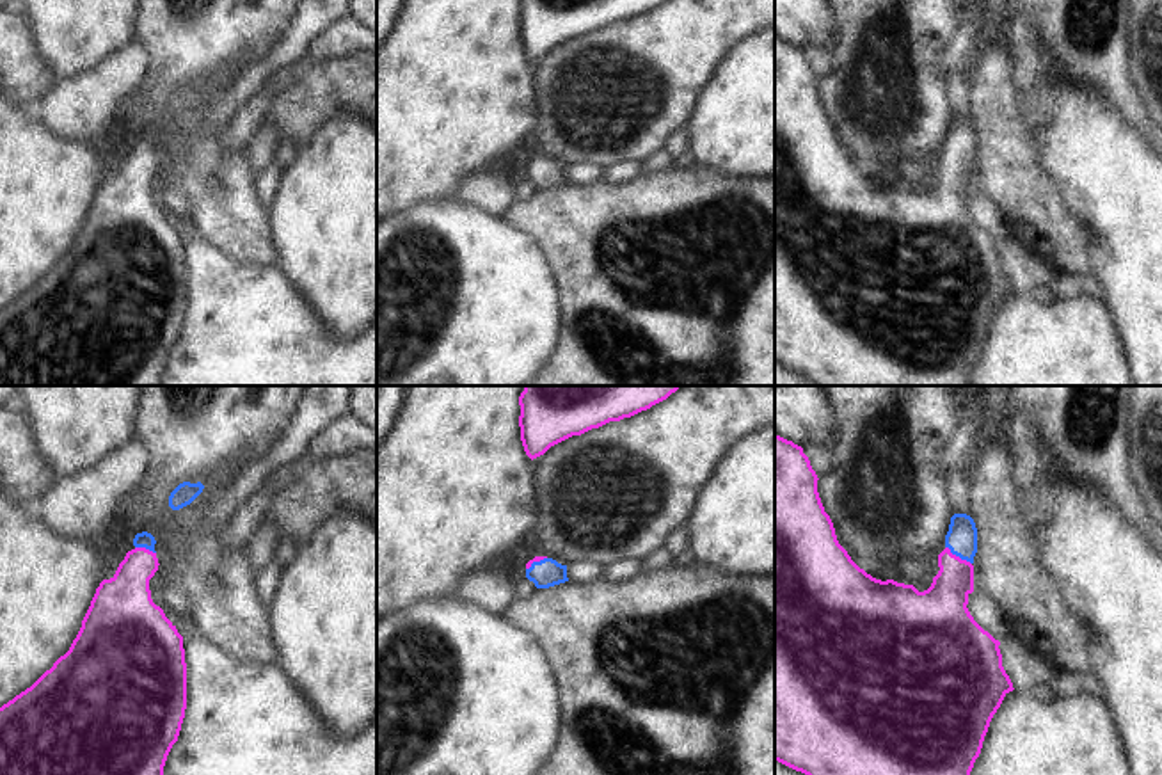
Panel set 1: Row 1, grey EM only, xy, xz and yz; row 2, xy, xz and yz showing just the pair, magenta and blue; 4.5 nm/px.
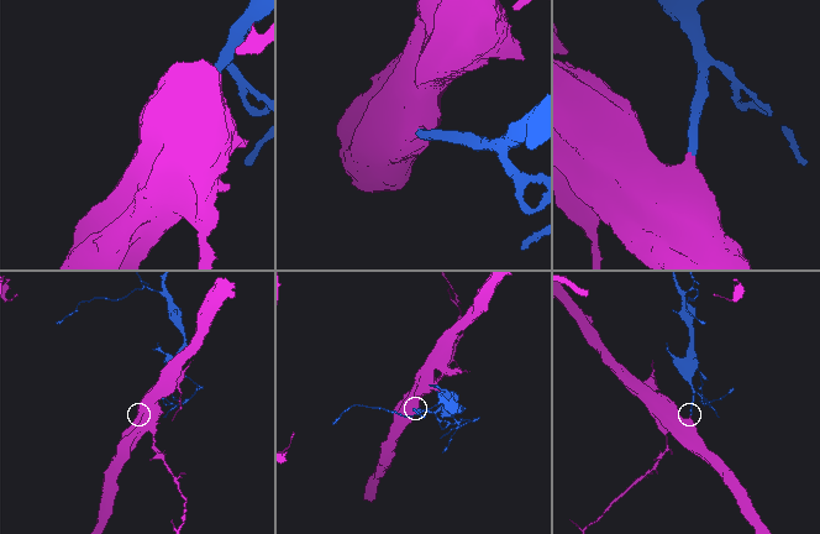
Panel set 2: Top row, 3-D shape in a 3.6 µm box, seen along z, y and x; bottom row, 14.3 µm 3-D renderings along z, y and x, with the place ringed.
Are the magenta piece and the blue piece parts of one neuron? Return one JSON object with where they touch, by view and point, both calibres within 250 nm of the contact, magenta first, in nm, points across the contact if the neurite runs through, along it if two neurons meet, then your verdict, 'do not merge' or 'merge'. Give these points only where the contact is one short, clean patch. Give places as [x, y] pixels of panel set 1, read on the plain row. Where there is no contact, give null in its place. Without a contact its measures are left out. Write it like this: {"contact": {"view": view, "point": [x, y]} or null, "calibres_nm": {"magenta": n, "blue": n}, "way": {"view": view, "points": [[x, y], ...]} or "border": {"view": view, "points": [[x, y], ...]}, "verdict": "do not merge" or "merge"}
{"contact": {"view": "yz", "point": [958, 159]}, "calibres_nm": {"magenta": 220, "blue": 140}, "way": {"view": "yz", "points": [[942, 210], [956, 178], [958, 159], [962, 141]]}, "verdict": "merge"}

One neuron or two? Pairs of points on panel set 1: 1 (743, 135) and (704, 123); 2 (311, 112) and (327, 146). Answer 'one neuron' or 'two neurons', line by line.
1: one neuron
2: two neurons

